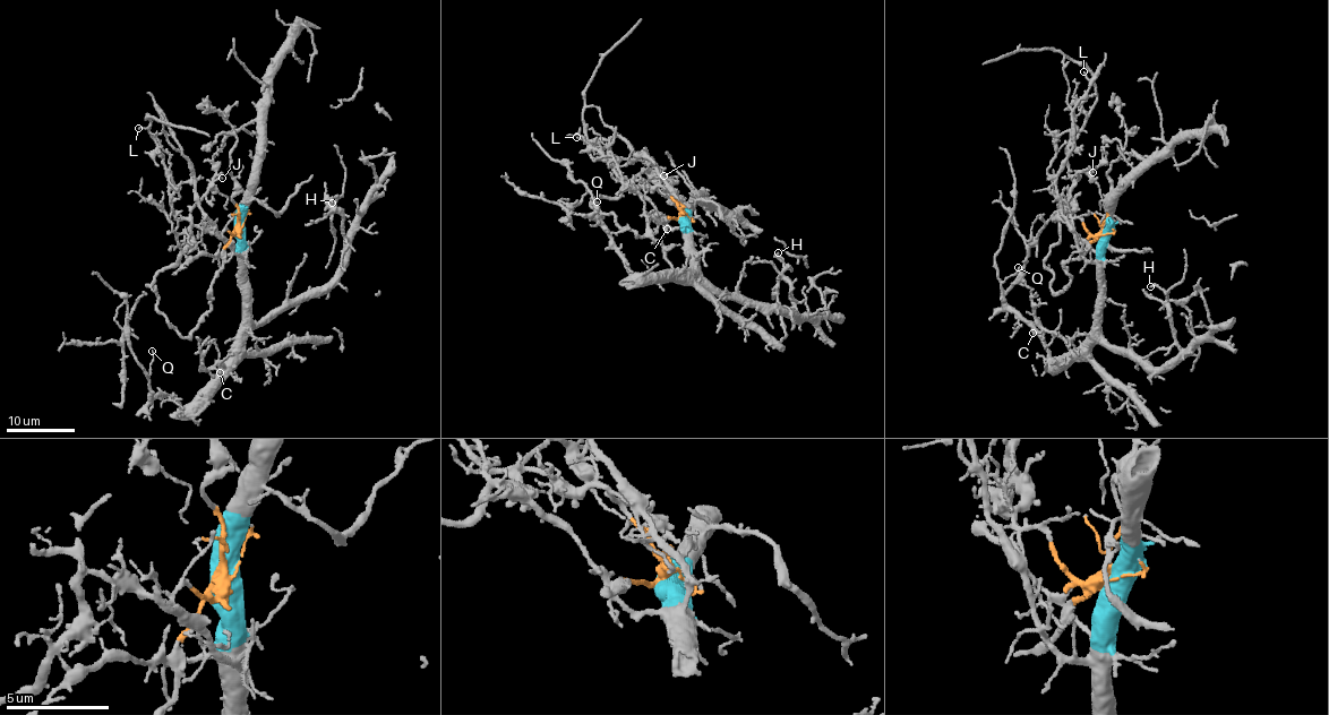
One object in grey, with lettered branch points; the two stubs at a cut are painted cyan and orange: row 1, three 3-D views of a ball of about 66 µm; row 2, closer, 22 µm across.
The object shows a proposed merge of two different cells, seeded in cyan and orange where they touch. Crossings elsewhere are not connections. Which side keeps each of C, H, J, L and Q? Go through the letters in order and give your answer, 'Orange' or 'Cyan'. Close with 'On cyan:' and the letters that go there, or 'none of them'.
C: Cyan
H: Cyan
J: Orange
L: Orange
Q: Cyan
On cyan: C, H, Q

